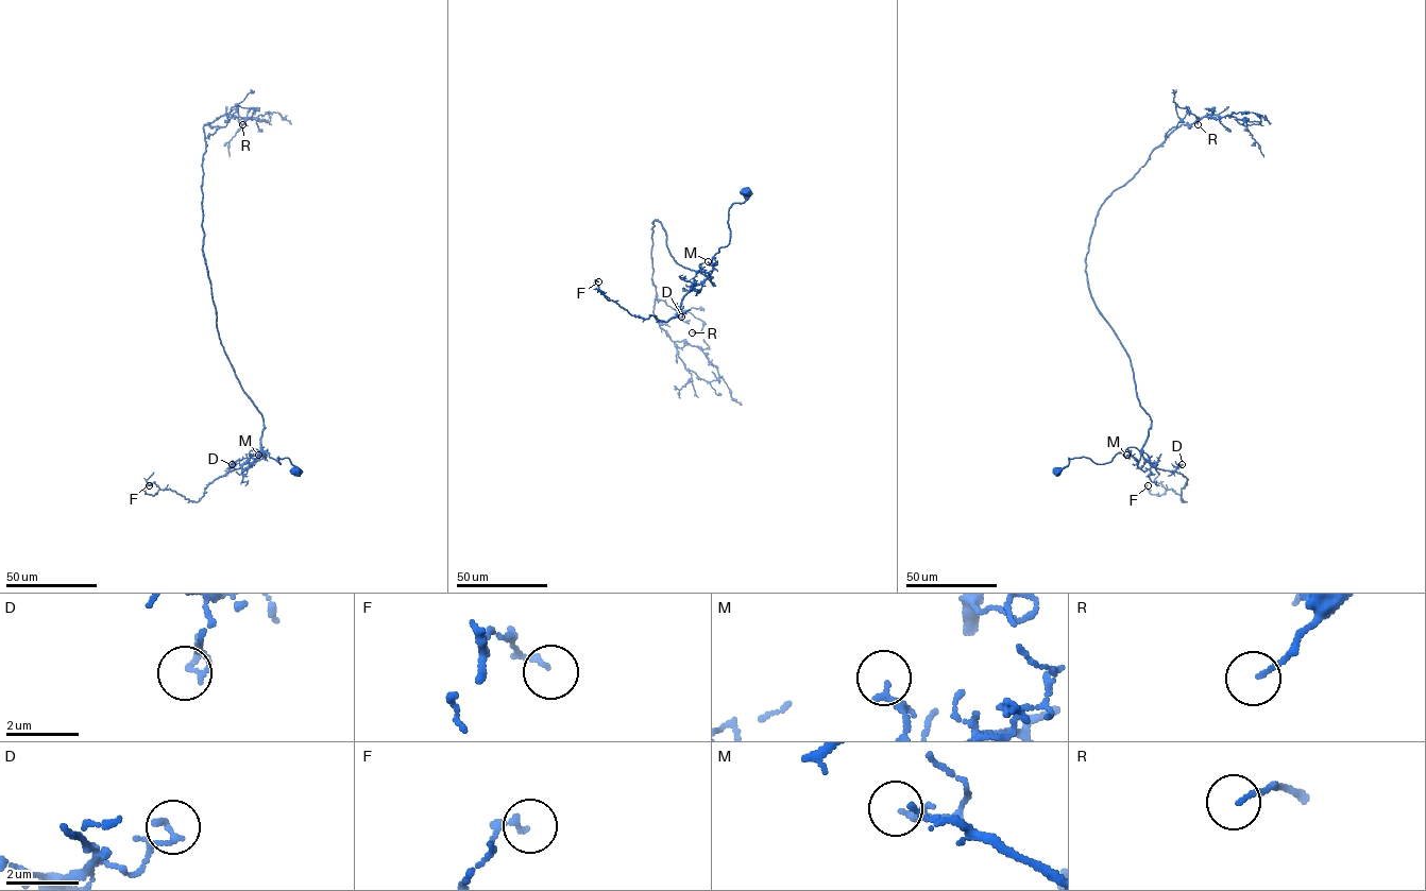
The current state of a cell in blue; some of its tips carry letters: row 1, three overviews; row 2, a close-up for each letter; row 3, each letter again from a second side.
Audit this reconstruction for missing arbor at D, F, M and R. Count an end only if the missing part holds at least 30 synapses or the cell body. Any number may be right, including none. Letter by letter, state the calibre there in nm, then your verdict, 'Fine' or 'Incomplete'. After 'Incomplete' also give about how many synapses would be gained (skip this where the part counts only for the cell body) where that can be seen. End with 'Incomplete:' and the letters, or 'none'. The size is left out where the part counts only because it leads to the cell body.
D: Thickness 160 nm. Fine
F: Thickness 130 nm. Fine
M: Thickness 200 nm. Fine
R: Thickness 110 nm. Fine
Incomplete: none

